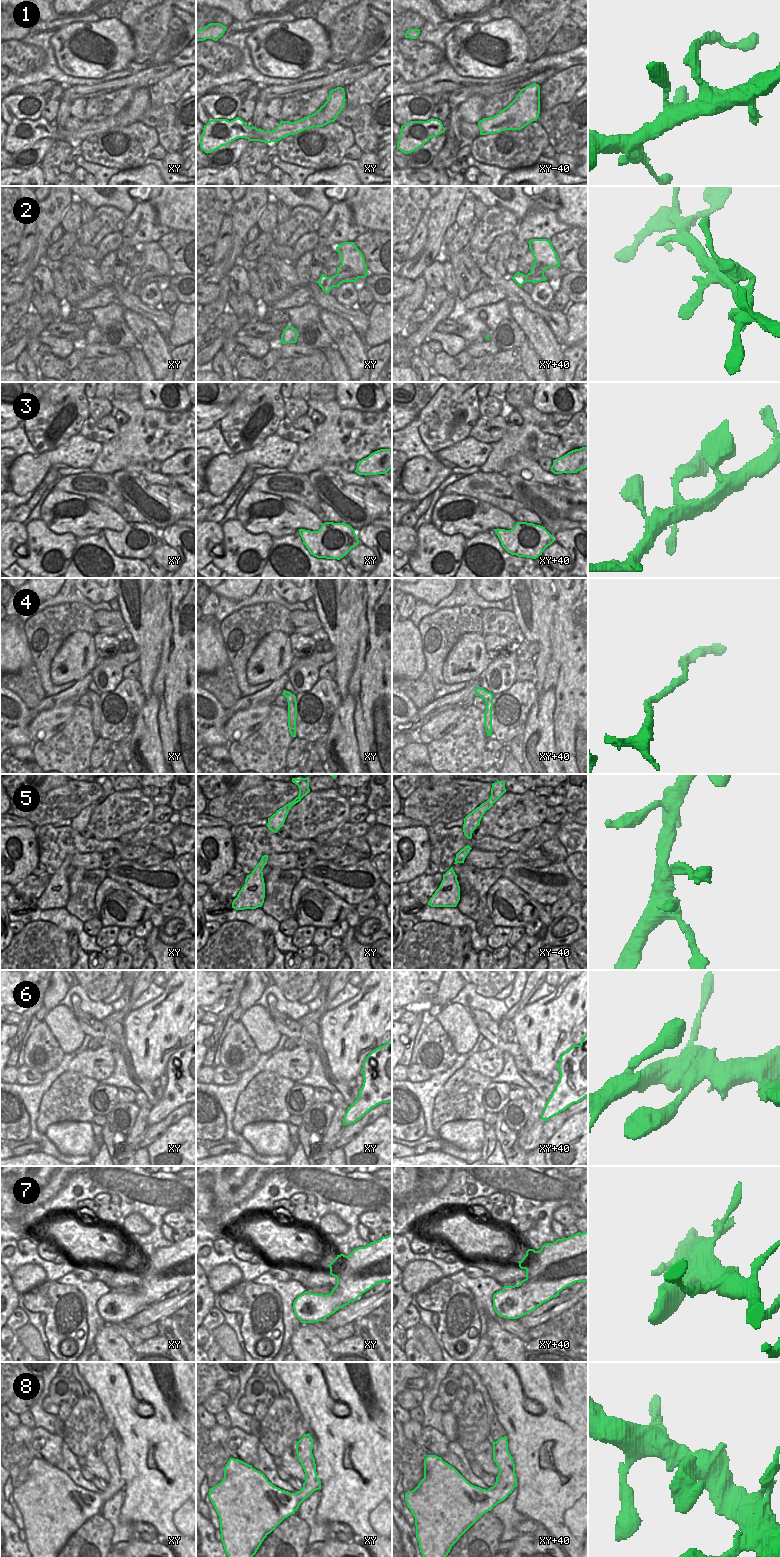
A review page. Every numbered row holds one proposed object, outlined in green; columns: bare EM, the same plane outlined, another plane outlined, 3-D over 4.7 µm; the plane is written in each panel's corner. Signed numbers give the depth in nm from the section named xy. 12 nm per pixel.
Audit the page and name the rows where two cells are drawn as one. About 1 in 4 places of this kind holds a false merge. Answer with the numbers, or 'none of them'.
none of them

